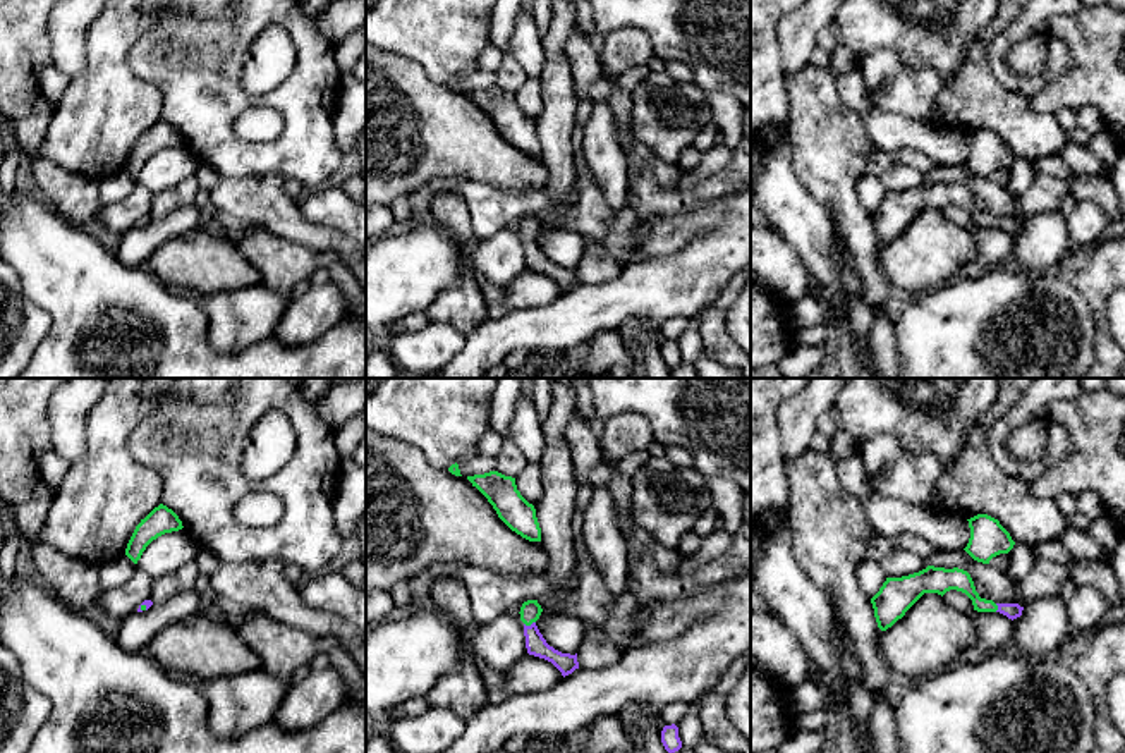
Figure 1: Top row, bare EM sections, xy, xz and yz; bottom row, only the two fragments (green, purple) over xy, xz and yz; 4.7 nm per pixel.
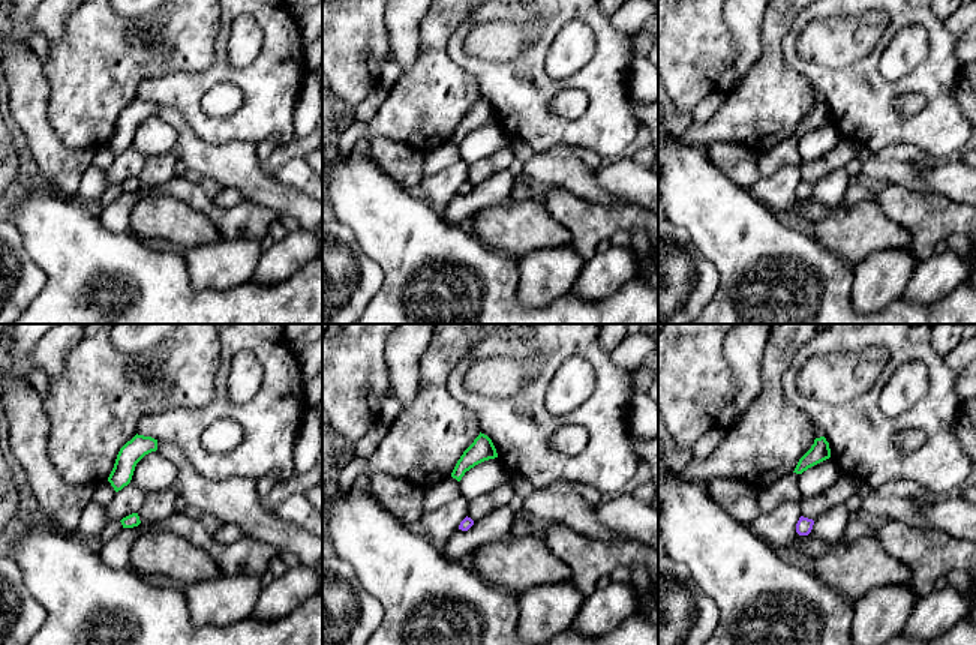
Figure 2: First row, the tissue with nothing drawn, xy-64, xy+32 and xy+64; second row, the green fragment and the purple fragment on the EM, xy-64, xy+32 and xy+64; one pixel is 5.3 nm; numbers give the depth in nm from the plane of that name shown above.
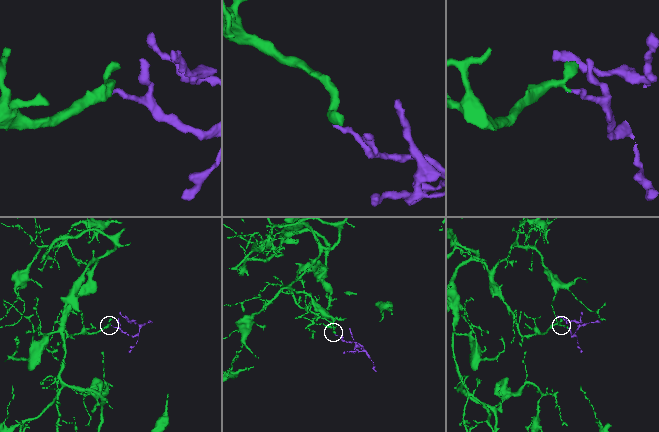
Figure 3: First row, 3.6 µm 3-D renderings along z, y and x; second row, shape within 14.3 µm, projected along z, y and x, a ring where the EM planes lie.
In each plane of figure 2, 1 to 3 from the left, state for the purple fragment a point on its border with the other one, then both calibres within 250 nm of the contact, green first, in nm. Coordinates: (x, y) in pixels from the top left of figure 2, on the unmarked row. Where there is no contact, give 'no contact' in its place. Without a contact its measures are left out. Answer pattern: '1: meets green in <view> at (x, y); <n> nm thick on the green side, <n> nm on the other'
1: no contact
2: no contact
3: no contact

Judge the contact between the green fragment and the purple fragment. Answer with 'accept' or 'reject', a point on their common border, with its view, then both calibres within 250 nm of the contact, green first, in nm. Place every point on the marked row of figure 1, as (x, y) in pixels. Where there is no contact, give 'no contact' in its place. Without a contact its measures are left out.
accept; meets green in xz at (529, 624); 100 nm thick on the green side, 100 nm on the other

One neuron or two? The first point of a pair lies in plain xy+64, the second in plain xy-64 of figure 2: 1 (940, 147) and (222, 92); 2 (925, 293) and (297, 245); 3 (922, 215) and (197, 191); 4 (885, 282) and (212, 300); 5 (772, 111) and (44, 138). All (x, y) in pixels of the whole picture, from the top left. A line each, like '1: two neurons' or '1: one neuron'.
1: two neurons
2: one neuron
3: one neuron
4: two neurons
5: two neurons

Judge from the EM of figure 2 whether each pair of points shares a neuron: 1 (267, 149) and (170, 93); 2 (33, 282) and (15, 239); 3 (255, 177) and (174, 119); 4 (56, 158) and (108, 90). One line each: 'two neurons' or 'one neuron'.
1: two neurons
2: one neuron
3: one neuron
4: two neurons

